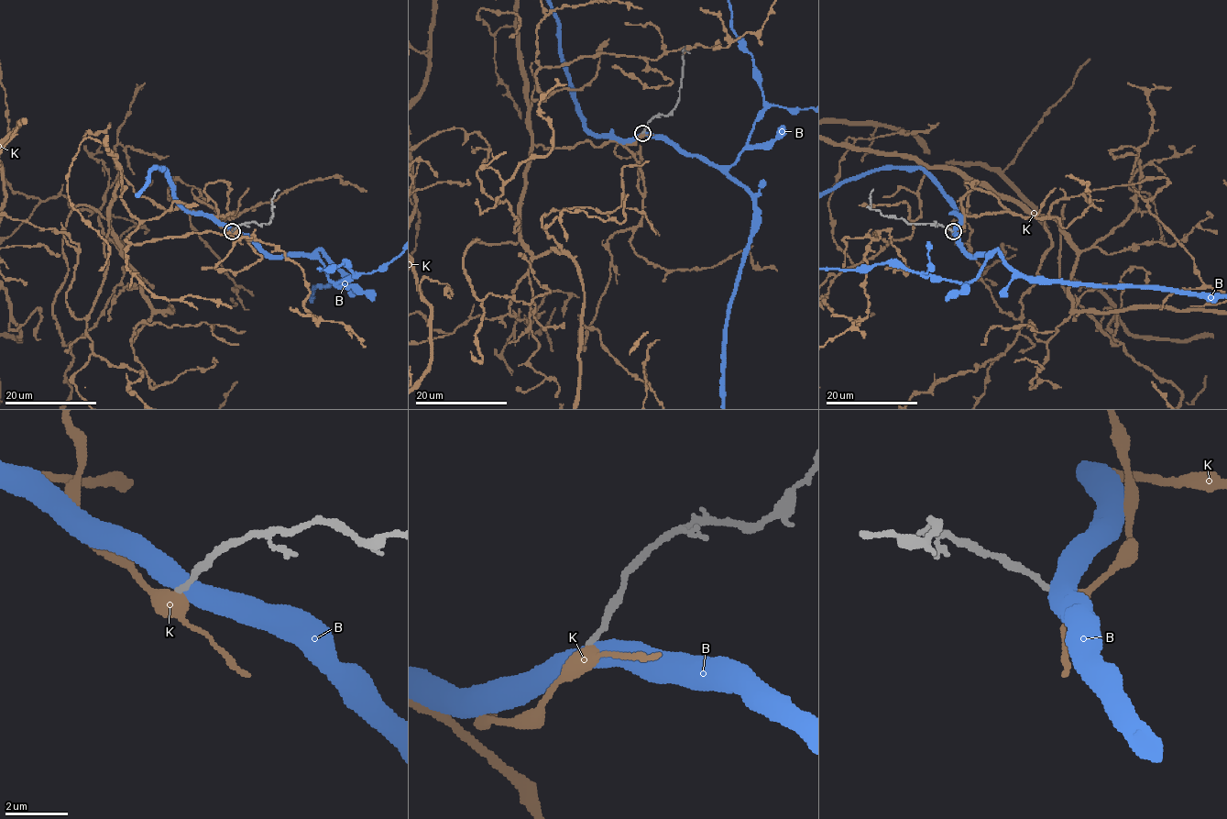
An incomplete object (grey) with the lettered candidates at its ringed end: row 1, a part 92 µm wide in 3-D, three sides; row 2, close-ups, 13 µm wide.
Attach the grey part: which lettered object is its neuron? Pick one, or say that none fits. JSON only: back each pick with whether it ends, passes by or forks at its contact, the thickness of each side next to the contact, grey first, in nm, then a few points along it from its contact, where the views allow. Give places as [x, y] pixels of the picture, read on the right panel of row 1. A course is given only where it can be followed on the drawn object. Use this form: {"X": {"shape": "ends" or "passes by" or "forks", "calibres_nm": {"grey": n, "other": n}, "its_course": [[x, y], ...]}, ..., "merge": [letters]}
{"merge": []}

